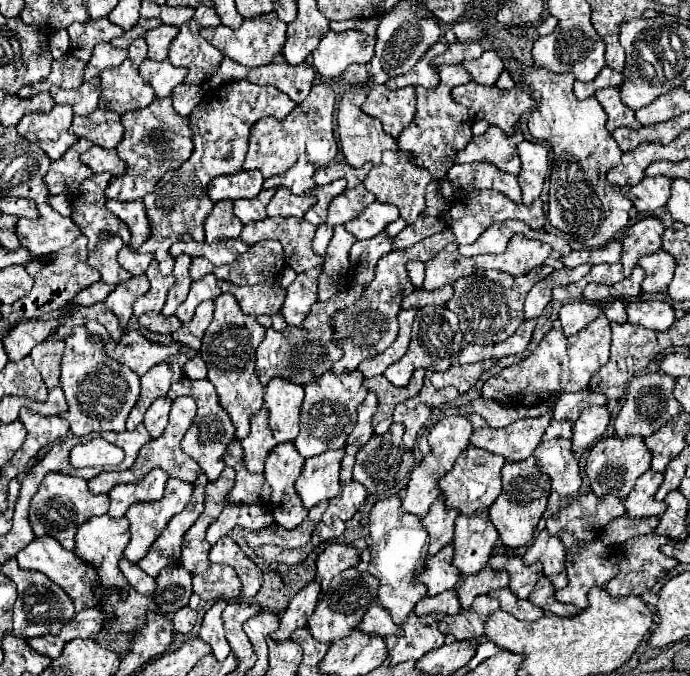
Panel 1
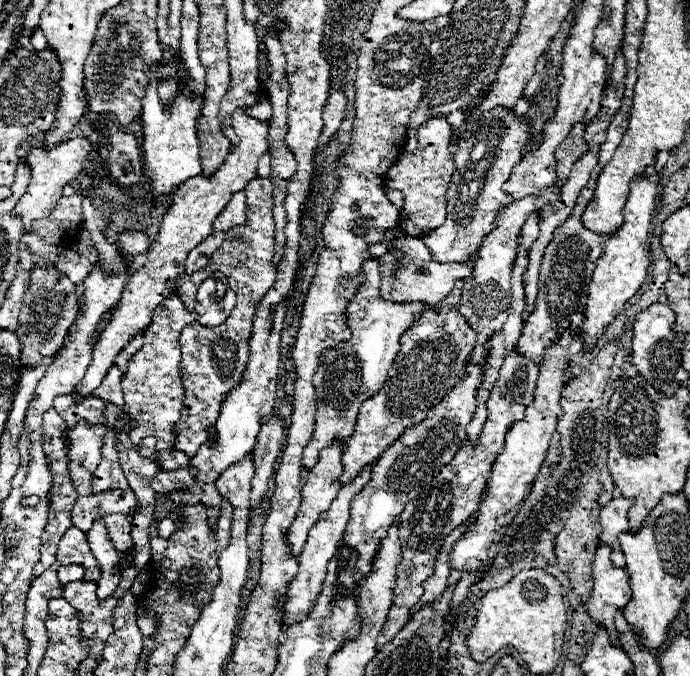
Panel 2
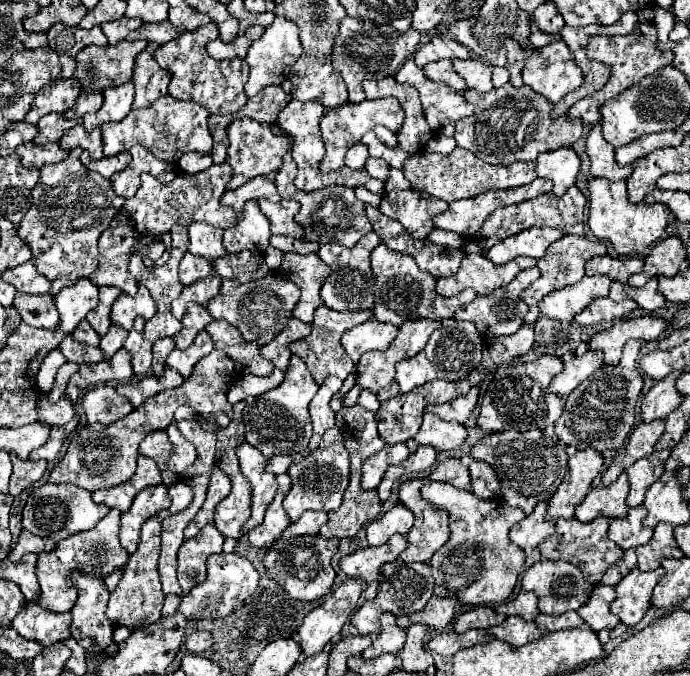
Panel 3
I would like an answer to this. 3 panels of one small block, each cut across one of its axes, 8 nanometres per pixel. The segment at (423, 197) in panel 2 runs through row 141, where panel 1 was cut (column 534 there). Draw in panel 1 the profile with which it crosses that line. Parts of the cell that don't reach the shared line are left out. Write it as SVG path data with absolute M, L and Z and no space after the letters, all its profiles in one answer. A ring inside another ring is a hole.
M470 414L466 418L472 422L472 428L474 428L470 444L476 448L484 448L494 454L500 454L508 462L518 462L532 456L532 452L540 444L540 438L546 426L552 420L550 414L544 414L538 418L516 420L514 424L496 430L486 426L484 418L480 418L478 414Z

